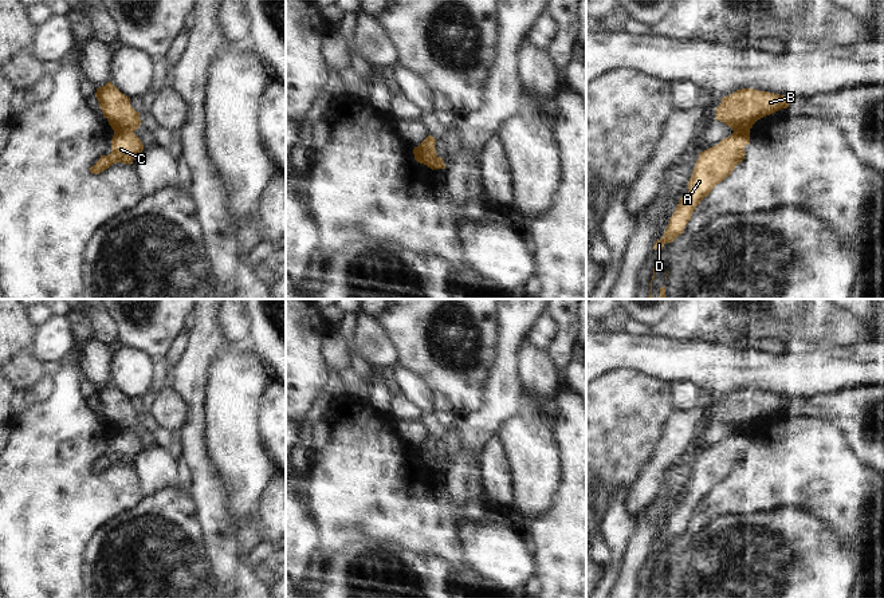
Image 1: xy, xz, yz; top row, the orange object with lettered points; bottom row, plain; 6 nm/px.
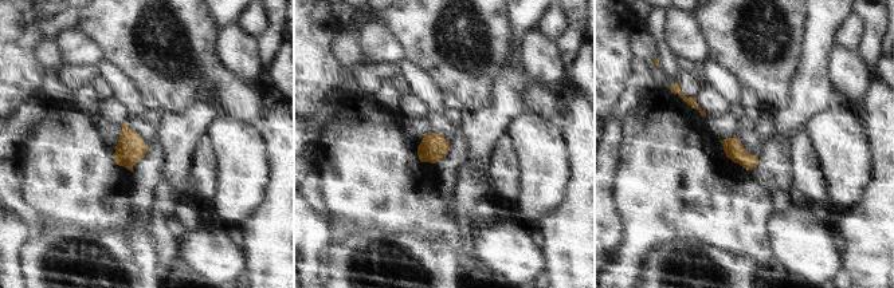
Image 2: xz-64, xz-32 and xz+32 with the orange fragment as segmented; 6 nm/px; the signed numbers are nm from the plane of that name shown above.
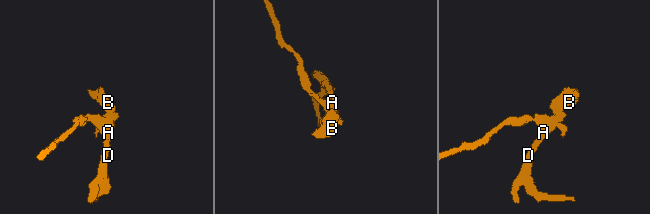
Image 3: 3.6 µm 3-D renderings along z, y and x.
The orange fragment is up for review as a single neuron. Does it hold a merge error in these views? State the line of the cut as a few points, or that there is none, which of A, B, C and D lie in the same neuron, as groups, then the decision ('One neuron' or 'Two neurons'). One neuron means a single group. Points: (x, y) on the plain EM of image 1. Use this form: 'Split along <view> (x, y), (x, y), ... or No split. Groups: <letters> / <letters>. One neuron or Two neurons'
Split along xz (417, 455), (427, 451), (436, 457). Groups: A C D / B. Two neurons

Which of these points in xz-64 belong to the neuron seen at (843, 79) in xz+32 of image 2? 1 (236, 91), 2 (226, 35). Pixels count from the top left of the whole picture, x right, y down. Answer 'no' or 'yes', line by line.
1: no
2: yes

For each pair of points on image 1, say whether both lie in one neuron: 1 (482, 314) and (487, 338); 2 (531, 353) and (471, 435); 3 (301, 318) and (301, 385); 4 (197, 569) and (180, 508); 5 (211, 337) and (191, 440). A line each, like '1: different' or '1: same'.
1: same
2: different
3: same
4: same
5: same

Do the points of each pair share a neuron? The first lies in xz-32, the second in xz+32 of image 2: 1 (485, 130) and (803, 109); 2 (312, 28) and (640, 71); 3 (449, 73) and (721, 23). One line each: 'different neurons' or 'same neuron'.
1: same neuron
2: different neurons
3: same neuron

